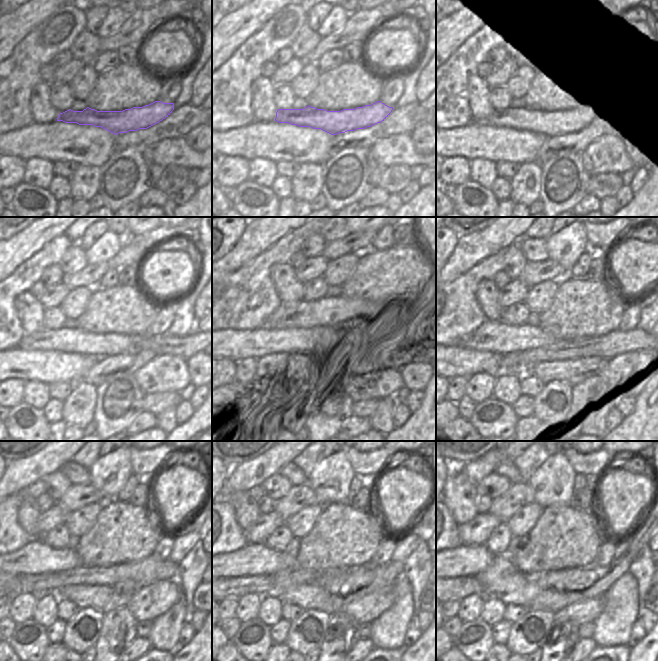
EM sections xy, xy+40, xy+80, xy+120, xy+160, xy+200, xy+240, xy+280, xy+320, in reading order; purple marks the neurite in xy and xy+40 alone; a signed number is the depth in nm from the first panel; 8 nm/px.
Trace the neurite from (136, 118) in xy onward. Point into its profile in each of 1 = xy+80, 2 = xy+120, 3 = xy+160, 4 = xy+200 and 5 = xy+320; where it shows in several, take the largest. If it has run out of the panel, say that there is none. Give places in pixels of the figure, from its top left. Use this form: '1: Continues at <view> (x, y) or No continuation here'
1: Continues at xy+80 (547, 123)
2: Continues at xy+120 (74, 340)
3: Continues at xy+160 (288, 339)
4: Continues at xy+200 (493, 336)
5: Continues at xy+320 (466, 560)

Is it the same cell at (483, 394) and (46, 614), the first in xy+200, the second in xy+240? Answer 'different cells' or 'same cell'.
same cell

